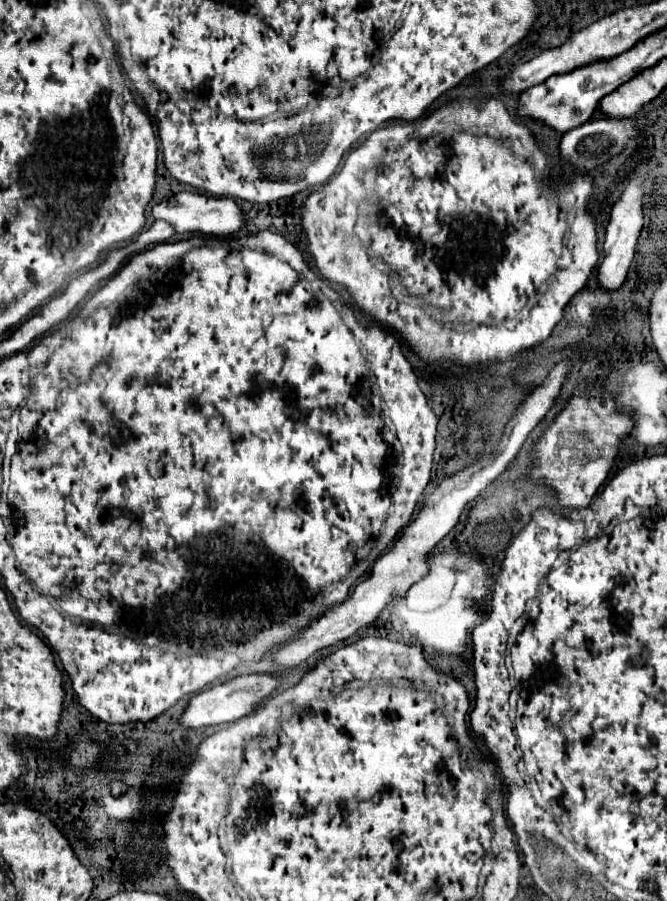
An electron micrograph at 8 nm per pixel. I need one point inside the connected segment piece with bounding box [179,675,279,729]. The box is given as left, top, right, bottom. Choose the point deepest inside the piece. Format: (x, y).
(228, 702)

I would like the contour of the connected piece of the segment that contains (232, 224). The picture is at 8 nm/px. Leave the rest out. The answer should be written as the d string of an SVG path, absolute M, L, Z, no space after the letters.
M183 191L171 199L157 203L153 207L153 217L169 221L171 225L175 225L177 233L183 233L183 235L197 235L197 233L199 235L231 235L247 225L245 213L239 209L239 205L233 199L211 197L199 191Z

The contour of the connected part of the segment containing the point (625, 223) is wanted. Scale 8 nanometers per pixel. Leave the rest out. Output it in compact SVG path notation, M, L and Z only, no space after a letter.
M633 179L625 193L621 195L621 199L615 203L613 211L611 211L611 221L607 225L607 235L605 235L605 243L603 243L603 261L597 269L597 275L595 275L595 281L597 281L597 287L599 289L605 289L605 291L615 291L623 285L625 277L627 277L627 269L633 261L633 255L635 255L635 245L637 245L637 239L639 239L639 233L643 229L643 209L641 209L641 197L643 197L643 191L641 191L641 179Z

